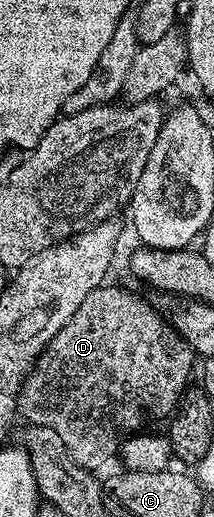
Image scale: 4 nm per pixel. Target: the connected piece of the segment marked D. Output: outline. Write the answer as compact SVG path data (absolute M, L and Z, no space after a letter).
M100 286L92 293L88 293L88 297L84 297L80 309L76 309L76 313L72 313L72 317L66 322L64 329L60 329L60 333L56 333L56 337L52 337L52 341L47 345L45 351L34 362L34 367L30 370L30 375L24 381L22 391L18 395L17 414L21 418L23 415L27 424L52 429L64 440L64 445L68 445L68 453L72 457L72 461L76 461L76 465L87 469L99 469L98 467L104 466L113 455L115 458L119 454L125 439L149 428L146 426L156 422L157 419L164 418L163 420L165 420L179 406L182 393L191 382L190 370L193 367L195 370L196 367L196 356L193 349L178 336L178 332L164 318L163 312L161 315L148 300L141 299L140 296L133 295L132 292L125 291L122 287L110 286Z

